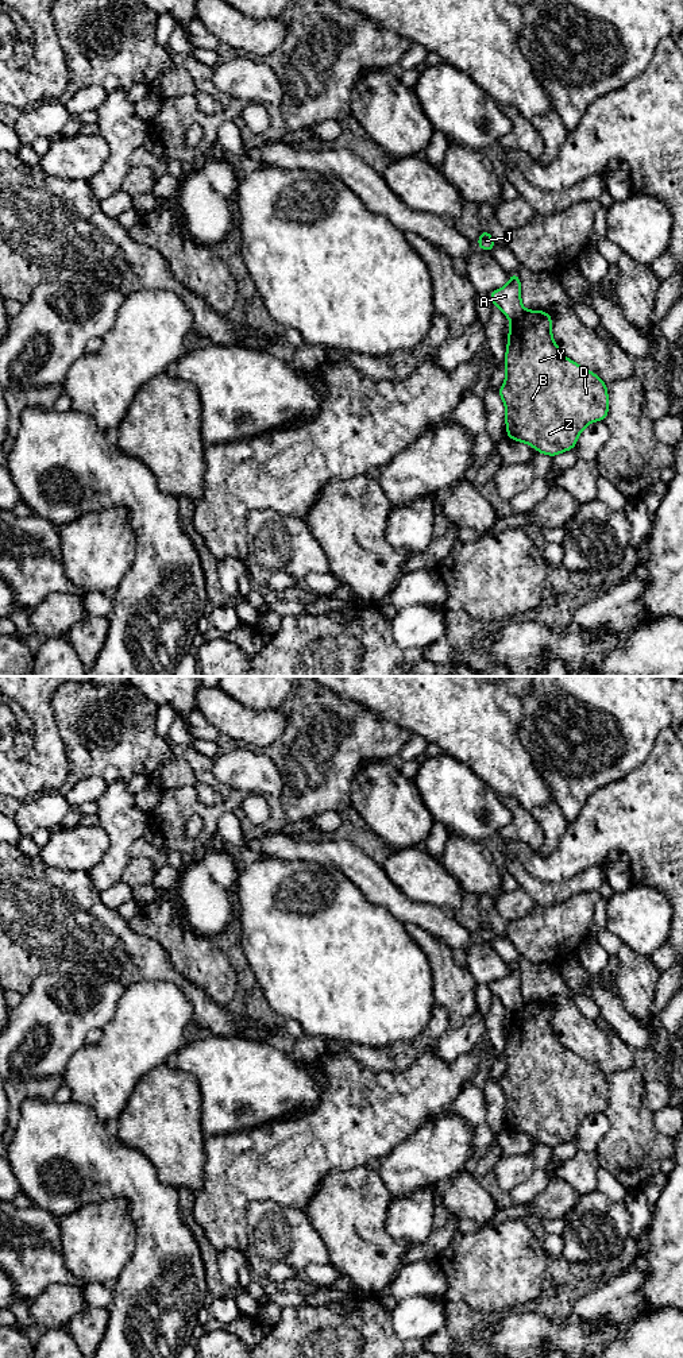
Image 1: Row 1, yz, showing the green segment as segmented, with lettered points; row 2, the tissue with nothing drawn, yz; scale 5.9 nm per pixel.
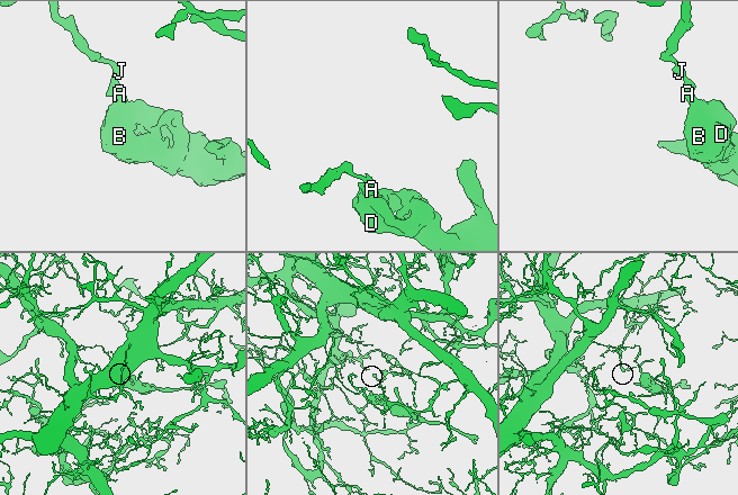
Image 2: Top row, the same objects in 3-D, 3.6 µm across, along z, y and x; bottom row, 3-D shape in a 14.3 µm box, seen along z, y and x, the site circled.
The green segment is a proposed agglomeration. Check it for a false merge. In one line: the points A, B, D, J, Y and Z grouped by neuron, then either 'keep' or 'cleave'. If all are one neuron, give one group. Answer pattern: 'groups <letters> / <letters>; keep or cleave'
groups A J / B D Y Z; cleave

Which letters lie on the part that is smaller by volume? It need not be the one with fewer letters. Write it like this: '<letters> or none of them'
B, D, Y, Z

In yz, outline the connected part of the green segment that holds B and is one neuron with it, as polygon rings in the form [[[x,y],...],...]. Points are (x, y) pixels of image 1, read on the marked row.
[[[525,310],[512,321],[505,352],[506,379],[498,390],[506,408],[508,439],[532,445],[539,454],[556,455],[575,450],[579,433],[594,421],[605,421],[609,413],[607,385],[593,371],[566,358],[552,339],[549,312]]]

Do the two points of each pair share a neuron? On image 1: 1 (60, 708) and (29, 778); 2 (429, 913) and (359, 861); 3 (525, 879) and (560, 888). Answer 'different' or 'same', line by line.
1: different
2: same
3: same

